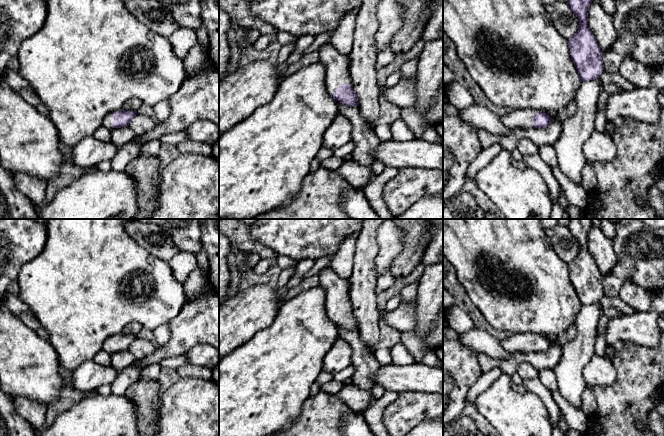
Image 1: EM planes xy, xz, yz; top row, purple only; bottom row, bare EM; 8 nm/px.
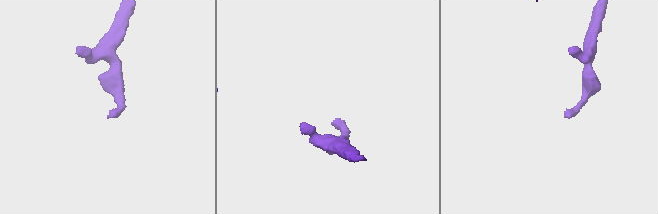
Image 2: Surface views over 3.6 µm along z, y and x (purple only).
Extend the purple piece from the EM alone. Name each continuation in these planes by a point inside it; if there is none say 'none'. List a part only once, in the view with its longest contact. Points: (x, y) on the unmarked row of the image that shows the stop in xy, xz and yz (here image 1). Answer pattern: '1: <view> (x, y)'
1: xz (337, 291)

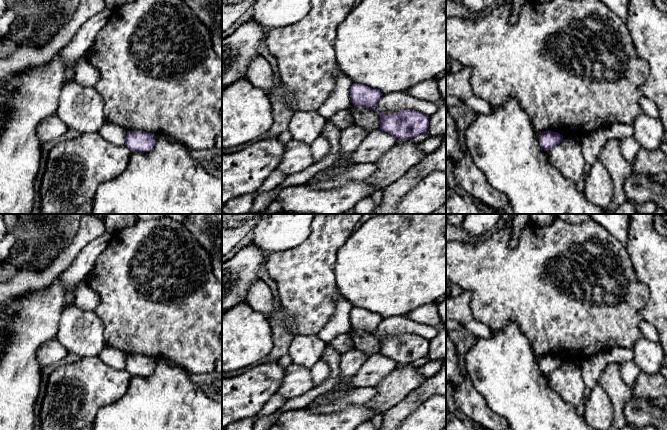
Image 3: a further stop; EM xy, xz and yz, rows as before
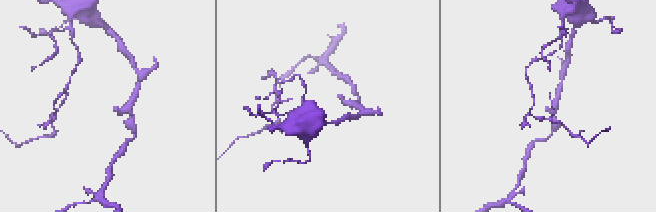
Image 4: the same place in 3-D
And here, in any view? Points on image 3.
none

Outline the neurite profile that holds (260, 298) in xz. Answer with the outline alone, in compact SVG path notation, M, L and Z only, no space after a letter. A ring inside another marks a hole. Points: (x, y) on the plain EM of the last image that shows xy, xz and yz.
M262 279L252 283L246 297L246 302L255 311L262 313L270 323L277 314L278 322L282 324L281 312L277 301L275 300L269 286Z

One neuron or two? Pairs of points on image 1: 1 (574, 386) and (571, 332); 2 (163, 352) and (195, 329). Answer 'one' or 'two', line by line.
1: two
2: one

